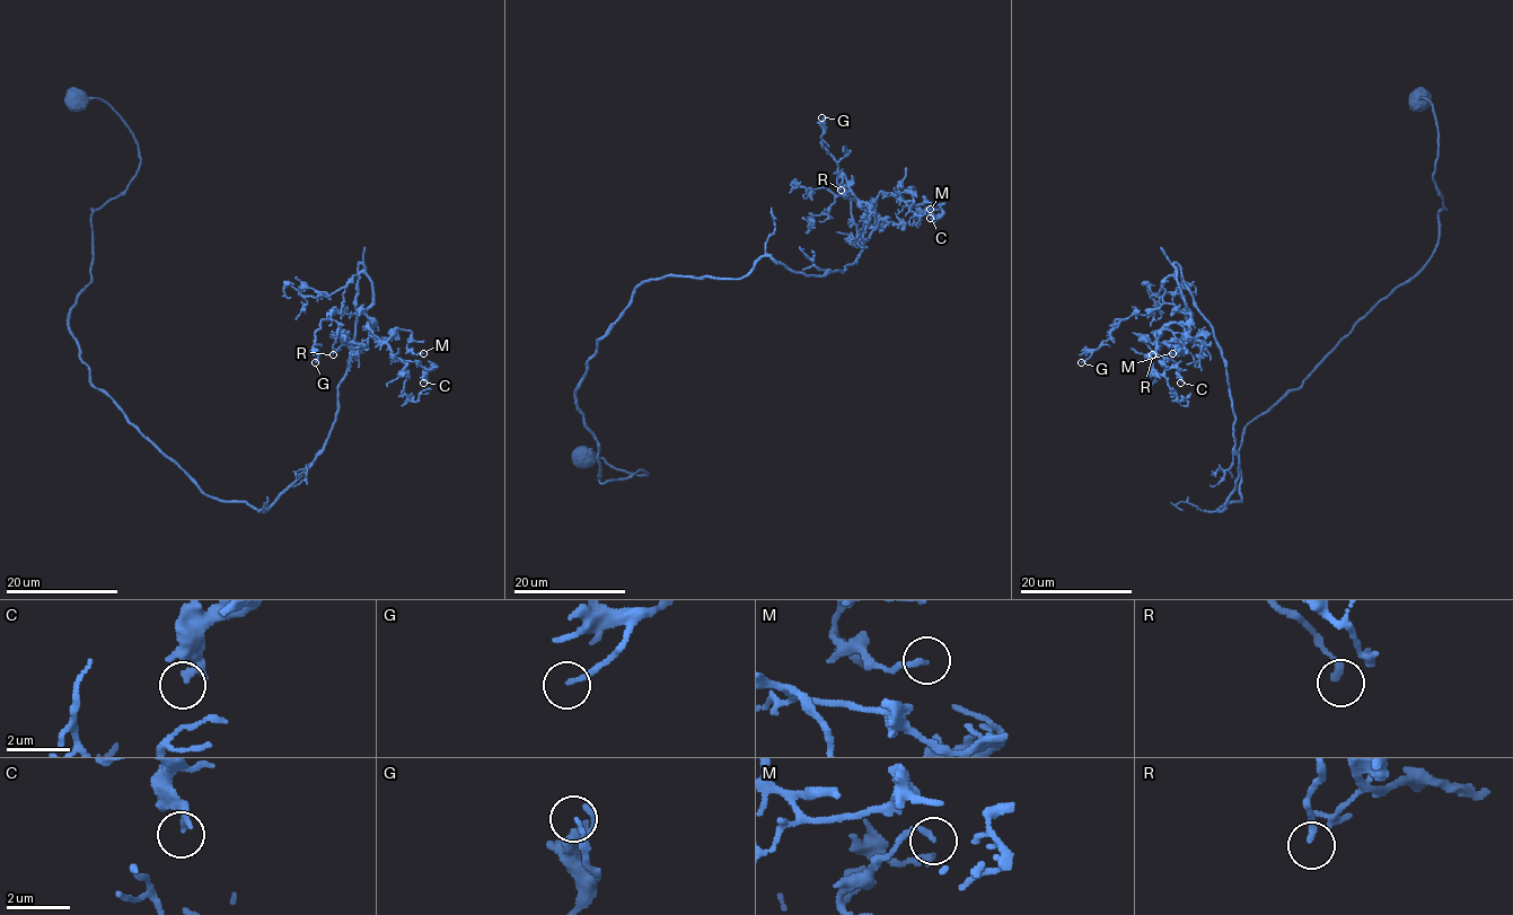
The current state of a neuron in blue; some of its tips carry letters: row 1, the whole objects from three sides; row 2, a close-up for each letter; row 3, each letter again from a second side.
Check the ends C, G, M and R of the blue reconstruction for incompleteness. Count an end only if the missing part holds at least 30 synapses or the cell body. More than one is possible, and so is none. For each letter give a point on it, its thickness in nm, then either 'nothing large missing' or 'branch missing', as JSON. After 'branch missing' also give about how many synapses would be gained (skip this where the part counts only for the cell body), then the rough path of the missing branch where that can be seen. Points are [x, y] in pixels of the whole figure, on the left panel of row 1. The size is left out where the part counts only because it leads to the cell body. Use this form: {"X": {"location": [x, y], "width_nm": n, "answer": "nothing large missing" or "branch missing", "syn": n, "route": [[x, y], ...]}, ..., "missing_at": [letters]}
{"C": {"location": [423, 383], "width_nm": 240, "answer": "nothing large missing"}, "G": {"location": [315, 362], "width_nm": 150, "answer": "nothing large missing"}, "M": {"location": [423, 353], "width_nm": 170, "answer": "nothing large missing"}, "R": {"location": [333, 354], "width_nm": 140, "answer": "nothing large missing"}, "missing_at": []}

